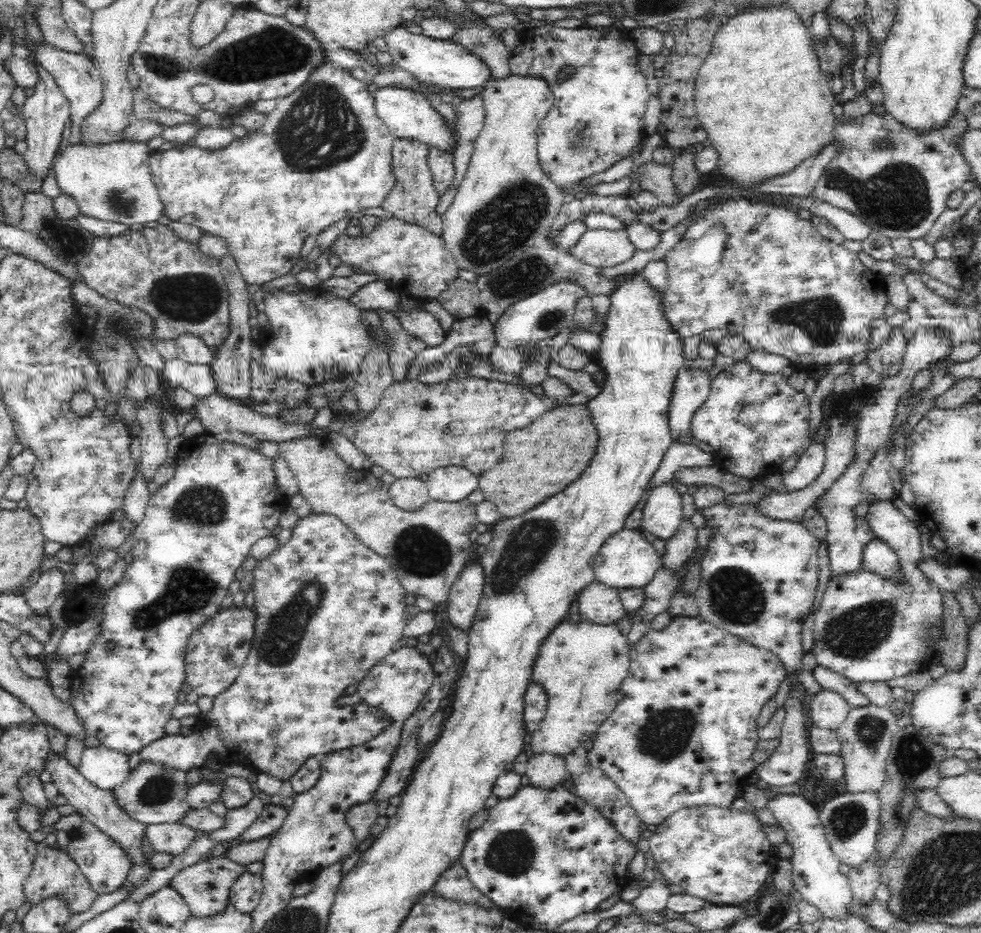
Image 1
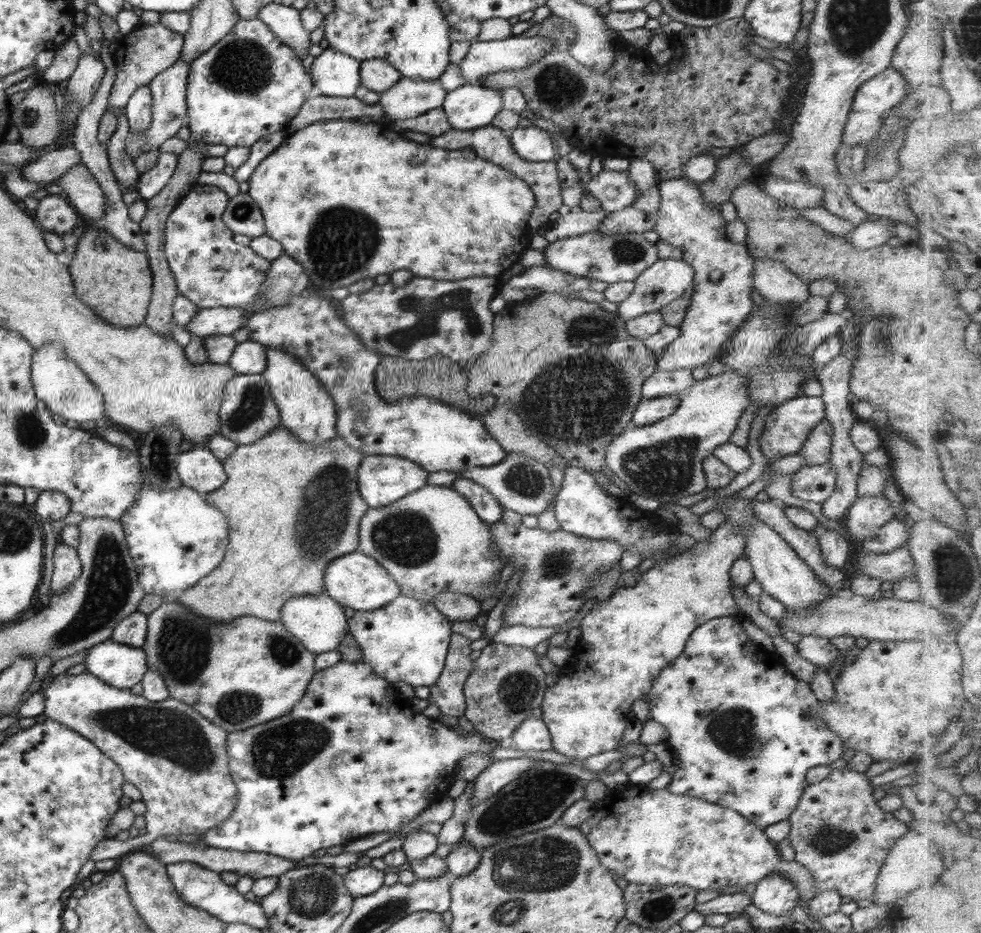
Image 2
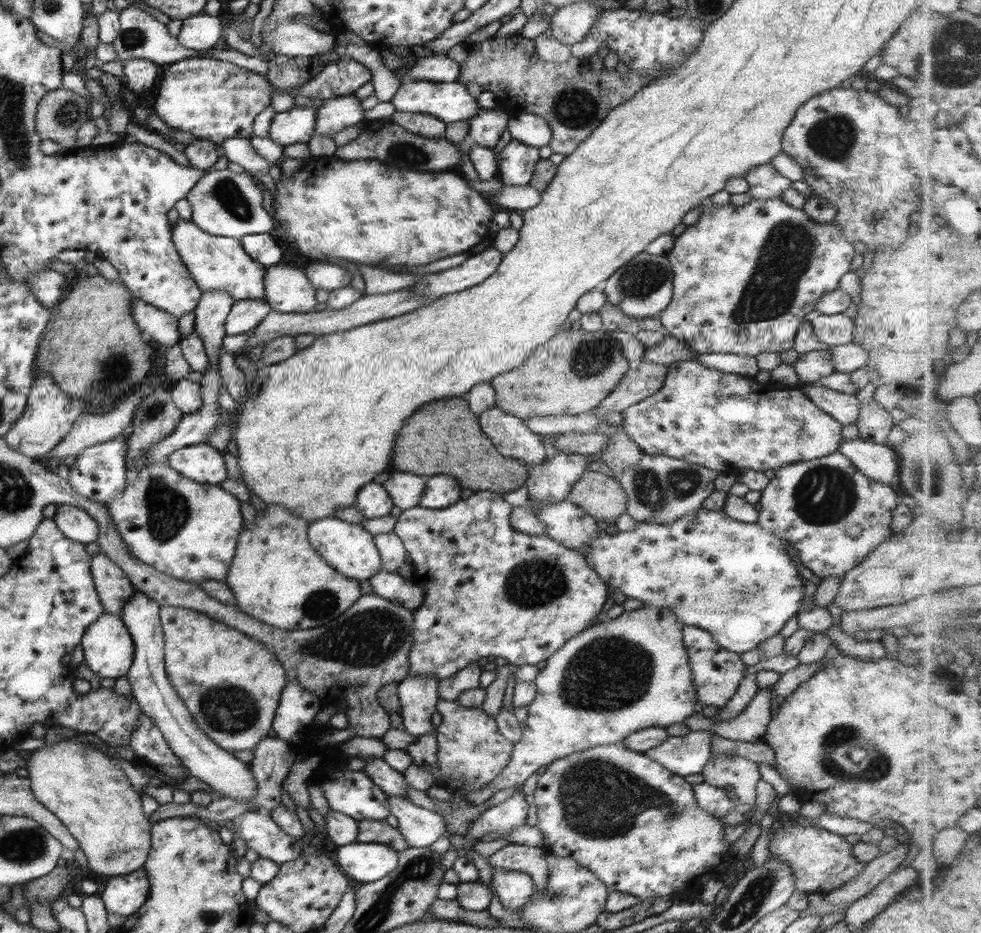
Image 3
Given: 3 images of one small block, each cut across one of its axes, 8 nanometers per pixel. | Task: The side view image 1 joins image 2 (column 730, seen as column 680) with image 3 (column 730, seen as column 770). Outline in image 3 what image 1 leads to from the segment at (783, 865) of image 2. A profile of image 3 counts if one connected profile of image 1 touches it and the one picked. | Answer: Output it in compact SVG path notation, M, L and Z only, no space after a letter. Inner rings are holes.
M622 744L595 746L587 748L581 752L573 752L558 760L553 760L546 766L544 773L538 776L536 789L534 790L534 803L537 808L537 823L535 828L543 833L543 848L549 852L551 859L557 857L569 857L576 860L577 864L584 866L589 872L592 872L608 888L608 892L622 892L636 896L639 900L645 900L657 896L670 896L674 899L697 896L700 893L702 884L706 880L724 881L733 876L732 868L737 868L739 858L730 851L732 843L725 843L724 825L722 820L715 819L697 806L696 798L691 784L687 783L683 777L677 776L668 770L665 770L655 761L627 750Z

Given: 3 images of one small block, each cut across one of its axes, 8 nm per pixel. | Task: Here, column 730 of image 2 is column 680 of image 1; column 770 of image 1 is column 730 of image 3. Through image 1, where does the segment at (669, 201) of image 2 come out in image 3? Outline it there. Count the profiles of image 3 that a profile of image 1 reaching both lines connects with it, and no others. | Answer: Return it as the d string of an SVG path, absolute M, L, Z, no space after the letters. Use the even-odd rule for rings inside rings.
M751 199L748 204L737 208L731 205L715 208L708 203L701 207L702 214L695 224L686 226L685 231L674 239L673 247L665 254L672 269L672 297L671 302L657 316L662 328L668 336L675 338L679 343L685 343L695 355L699 354L735 354L754 357L760 353L781 353L793 349L793 339L803 316L814 310L815 303L820 296L837 289L839 280L847 272L855 253L851 244L845 241L842 231L835 225L818 224L809 221L809 217L801 209L795 209L780 199Z

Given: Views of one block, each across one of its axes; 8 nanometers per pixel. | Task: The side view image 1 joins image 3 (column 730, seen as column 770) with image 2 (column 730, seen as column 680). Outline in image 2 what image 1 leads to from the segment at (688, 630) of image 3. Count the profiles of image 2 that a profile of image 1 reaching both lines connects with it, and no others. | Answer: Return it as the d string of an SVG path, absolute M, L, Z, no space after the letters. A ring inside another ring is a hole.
M720 616L706 620L694 628L687 638L681 654L670 665L662 668L661 672L658 672L658 676L651 681L651 689L649 689L648 695L645 695L644 700L649 706L650 720L665 727L665 730L669 732L664 743L671 752L677 755L679 761L678 769L672 774L672 779L665 789L673 794L698 798L734 810L737 815L743 816L750 824L762 831L771 824L787 820L801 793L807 790L808 784L804 778L809 768L829 766L839 759L845 750L837 735L829 731L819 717L813 717L813 712L817 714L821 704L815 699L808 684L792 677L791 673L786 671L779 657L751 642L738 617Z

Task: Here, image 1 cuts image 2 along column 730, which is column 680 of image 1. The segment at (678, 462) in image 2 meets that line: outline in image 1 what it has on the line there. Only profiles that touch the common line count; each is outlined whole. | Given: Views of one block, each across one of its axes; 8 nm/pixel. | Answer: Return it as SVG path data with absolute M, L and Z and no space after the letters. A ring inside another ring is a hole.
M684 367L678 371L668 411L674 441L682 434L690 435L690 420L708 398L712 381L708 370L700 367Z

